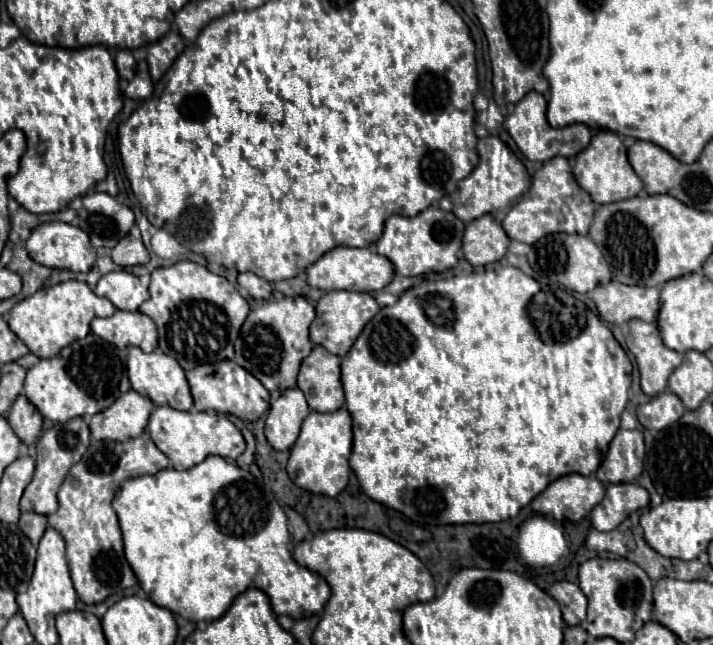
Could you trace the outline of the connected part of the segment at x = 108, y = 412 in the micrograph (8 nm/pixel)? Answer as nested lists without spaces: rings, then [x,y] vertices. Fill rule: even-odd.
[[[131,389],[125,395],[121,395],[111,407],[91,417],[89,421],[91,437],[113,441],[141,437],[147,427],[151,411],[153,411],[151,399]]]

